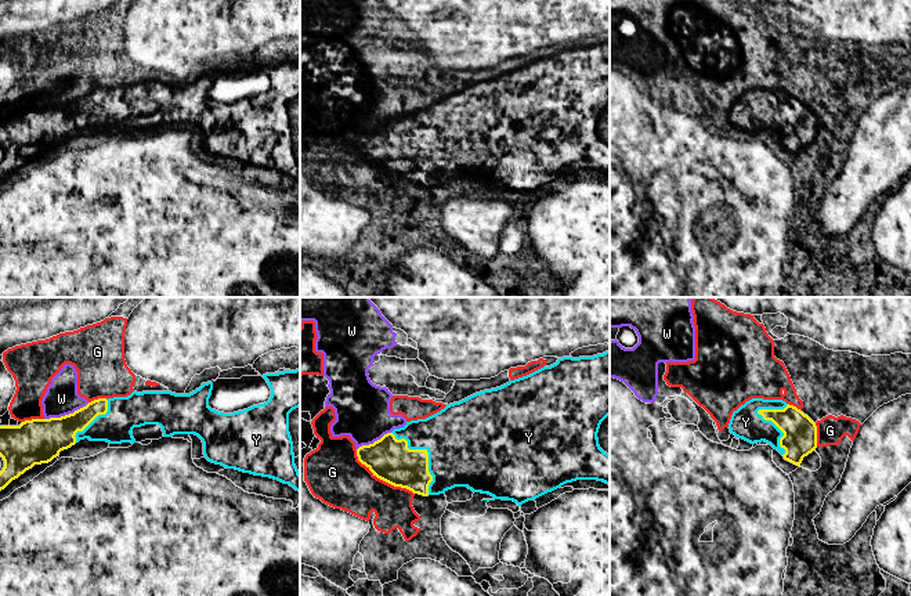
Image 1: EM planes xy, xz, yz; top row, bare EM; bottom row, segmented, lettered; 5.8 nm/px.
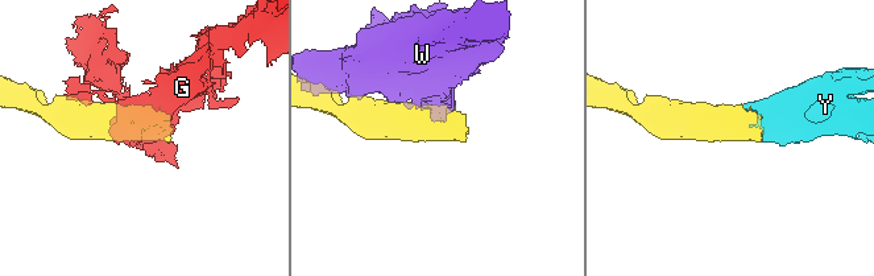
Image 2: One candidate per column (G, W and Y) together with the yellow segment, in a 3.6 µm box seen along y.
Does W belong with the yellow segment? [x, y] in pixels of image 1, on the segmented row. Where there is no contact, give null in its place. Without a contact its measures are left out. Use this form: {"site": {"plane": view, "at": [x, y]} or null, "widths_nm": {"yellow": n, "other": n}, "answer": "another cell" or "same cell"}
{"site": {"plane": "xy", "at": [67, 415]}, "widths_nm": {"yellow": 260, "other": 200}, "answer": "another cell"}

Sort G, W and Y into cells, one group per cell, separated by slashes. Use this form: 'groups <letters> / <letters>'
groups G W / Y

